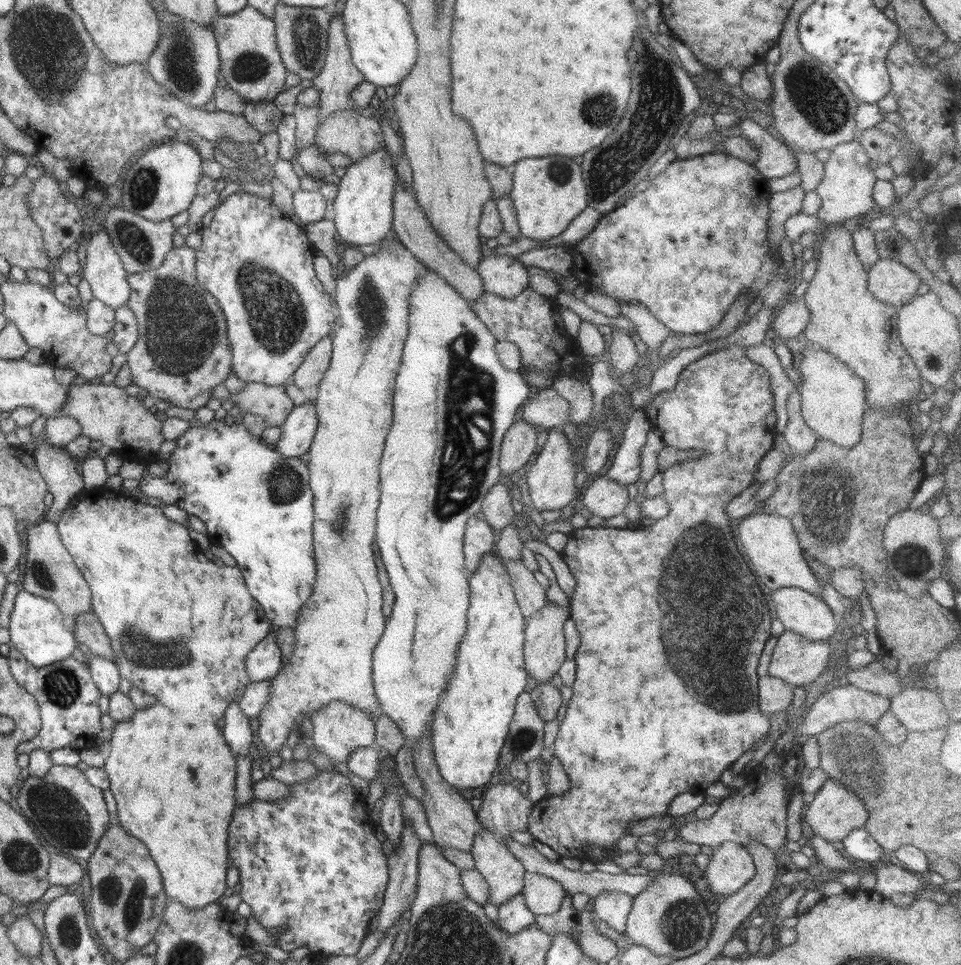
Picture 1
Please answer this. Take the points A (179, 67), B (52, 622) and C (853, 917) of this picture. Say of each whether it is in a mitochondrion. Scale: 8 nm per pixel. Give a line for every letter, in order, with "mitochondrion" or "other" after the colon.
A: mitochondrion
B: other
C: other

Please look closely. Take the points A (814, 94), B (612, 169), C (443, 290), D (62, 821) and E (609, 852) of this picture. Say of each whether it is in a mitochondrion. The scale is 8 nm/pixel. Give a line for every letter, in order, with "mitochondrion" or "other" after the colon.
A: mitochondrion
B: mitochondrion
C: other
D: mitochondrion
E: other

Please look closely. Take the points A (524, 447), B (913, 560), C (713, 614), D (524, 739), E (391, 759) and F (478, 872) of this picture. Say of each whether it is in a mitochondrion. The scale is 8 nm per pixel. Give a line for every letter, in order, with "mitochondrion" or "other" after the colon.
A: other
B: mitochondrion
C: mitochondrion
D: mitochondrion
E: other
F: other

